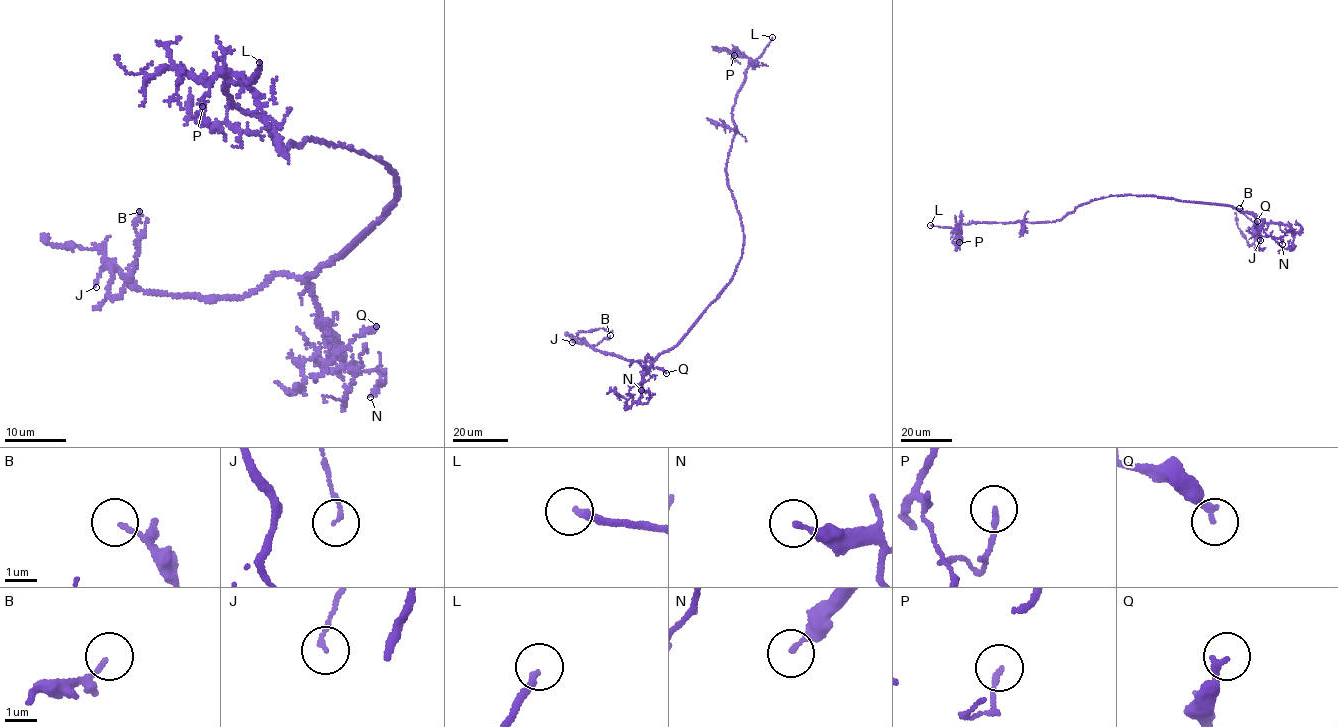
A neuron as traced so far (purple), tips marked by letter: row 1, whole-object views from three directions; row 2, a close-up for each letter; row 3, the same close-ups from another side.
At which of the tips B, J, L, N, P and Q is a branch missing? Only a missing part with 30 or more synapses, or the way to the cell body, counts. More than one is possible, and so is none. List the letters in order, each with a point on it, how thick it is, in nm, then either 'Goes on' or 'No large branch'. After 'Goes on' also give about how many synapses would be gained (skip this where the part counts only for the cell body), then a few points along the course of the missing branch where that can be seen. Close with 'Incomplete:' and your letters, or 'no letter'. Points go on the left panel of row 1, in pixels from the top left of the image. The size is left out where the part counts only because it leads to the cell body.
B: Place: (139, 211). Thickness 110 nm. No large branch
J: Place: (96, 287). Thickness 110 nm. No large branch
L: Place: (259, 62). Thickness 240 nm. Goes on. Course of what is missing: (259, 62), (272, 63), (295, 92), (297, 108), (291, 118), (181, 92), (147, 70), (117, 42)
N: Place: (370, 397). Thickness 200 nm. No large branch
P: Place: (202, 106). Thickness 160 nm. No large branch
Q: Place: (376, 326). Thickness 200 nm. No large branch
Incomplete: L

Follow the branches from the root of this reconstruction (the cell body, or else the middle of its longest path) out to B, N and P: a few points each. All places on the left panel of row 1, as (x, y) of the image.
B: (396, 181), (394, 203), (342, 254), (302, 278), (272, 274), (233, 297), (147, 293), (135, 283), (139, 211)
N: (396, 181), (399, 195), (378, 222), (308, 282), (343, 366), (385, 376), (370, 397)
P: (396, 181), (352, 148), (310, 138), (279, 148), (261, 119), (230, 104), (224, 70), (202, 106)

